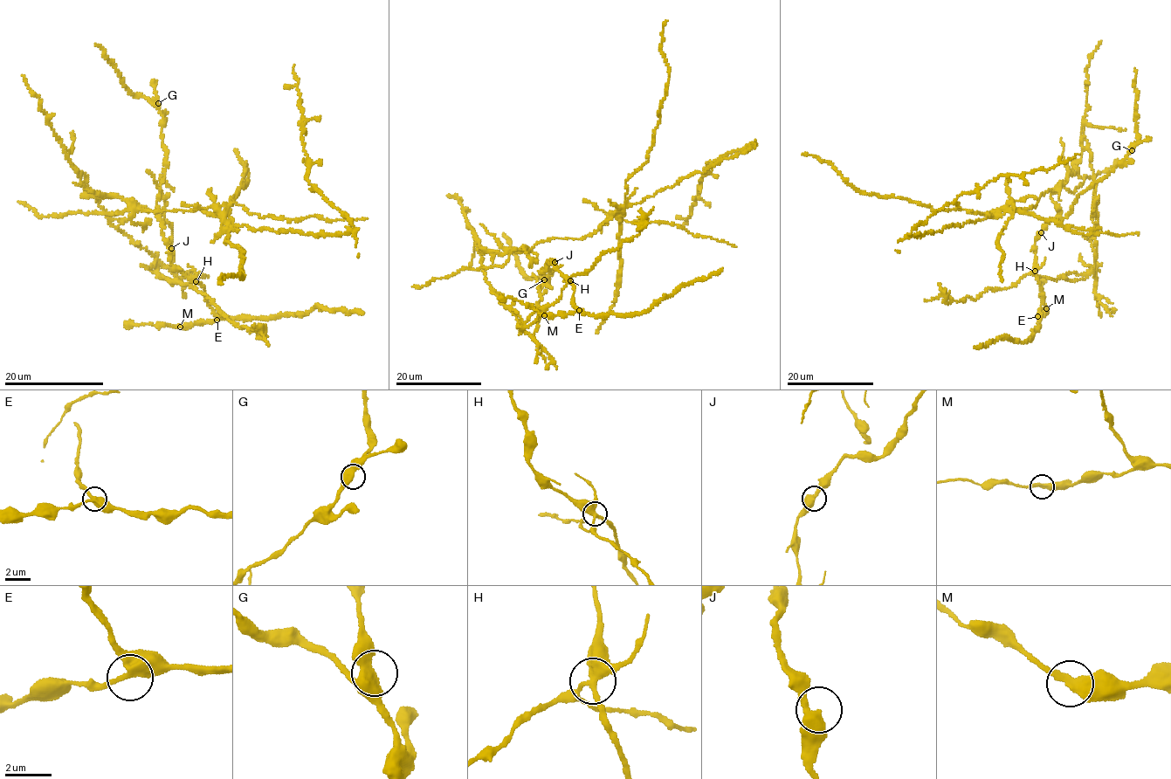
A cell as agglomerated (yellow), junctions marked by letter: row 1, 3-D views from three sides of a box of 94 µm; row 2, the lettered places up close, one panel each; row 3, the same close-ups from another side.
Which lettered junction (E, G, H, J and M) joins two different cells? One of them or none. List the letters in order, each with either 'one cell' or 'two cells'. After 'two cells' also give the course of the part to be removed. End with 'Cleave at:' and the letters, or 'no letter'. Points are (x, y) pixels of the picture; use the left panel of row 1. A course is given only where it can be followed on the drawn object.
E: one cell
G: one cell
H: two cells; course (196, 282), (159, 277), (72, 166), (89, 196), (141, 210), (352, 230), (306, 177), (293, 65)
J: one cell
M: one cell
Cleave at: H

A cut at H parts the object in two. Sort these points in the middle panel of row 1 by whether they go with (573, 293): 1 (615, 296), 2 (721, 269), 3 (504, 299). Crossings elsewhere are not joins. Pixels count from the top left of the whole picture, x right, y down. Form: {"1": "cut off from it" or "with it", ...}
{"1": "cut off from it", "2": "with it", "3": "with it"}

